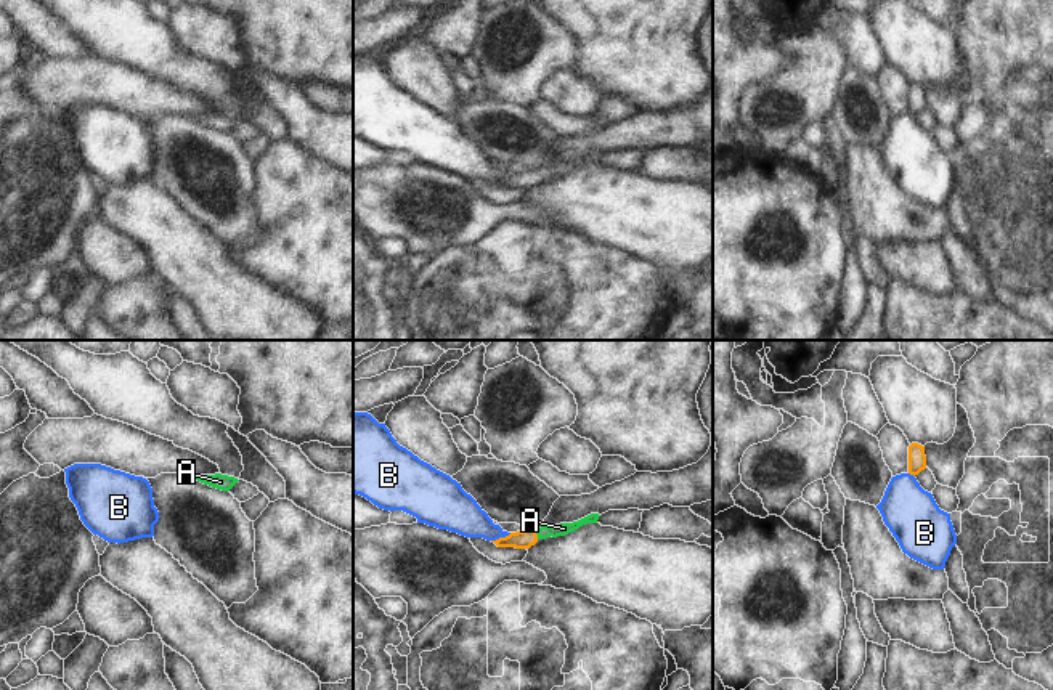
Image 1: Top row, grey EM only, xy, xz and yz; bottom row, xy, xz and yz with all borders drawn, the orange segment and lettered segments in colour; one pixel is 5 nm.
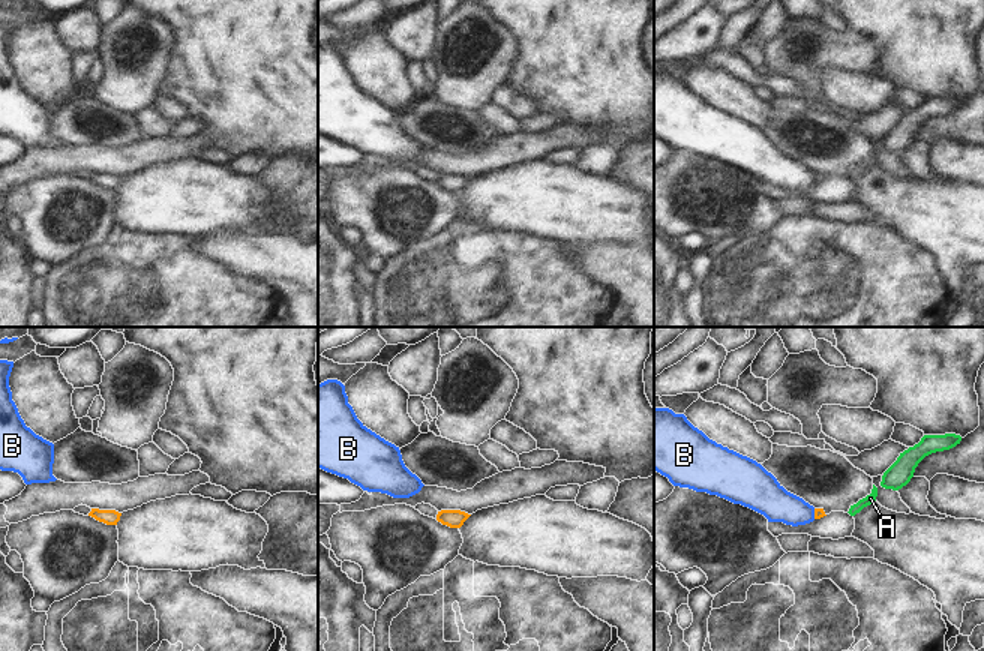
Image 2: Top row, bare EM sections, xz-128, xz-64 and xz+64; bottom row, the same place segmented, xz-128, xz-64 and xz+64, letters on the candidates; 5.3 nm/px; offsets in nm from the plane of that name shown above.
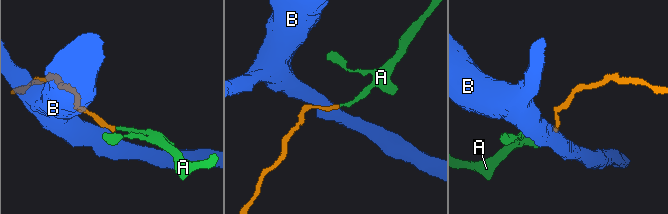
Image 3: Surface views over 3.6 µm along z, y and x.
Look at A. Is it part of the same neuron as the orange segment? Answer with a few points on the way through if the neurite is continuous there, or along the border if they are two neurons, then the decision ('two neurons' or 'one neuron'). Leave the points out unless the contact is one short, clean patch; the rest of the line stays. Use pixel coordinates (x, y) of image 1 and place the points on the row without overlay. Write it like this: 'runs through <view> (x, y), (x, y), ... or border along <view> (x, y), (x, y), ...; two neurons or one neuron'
runs through xz (522, 180), (536, 175), (564, 169); one neuron

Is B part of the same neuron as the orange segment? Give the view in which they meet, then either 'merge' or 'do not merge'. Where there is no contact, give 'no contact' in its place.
xz | do not merge

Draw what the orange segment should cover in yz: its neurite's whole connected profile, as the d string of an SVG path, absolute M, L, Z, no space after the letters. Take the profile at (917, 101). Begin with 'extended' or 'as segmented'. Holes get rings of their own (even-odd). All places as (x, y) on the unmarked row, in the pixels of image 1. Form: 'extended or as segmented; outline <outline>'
as segmented; outline M912 83L909 87L909 114L915 117L925 109L926 109L925 87Z

